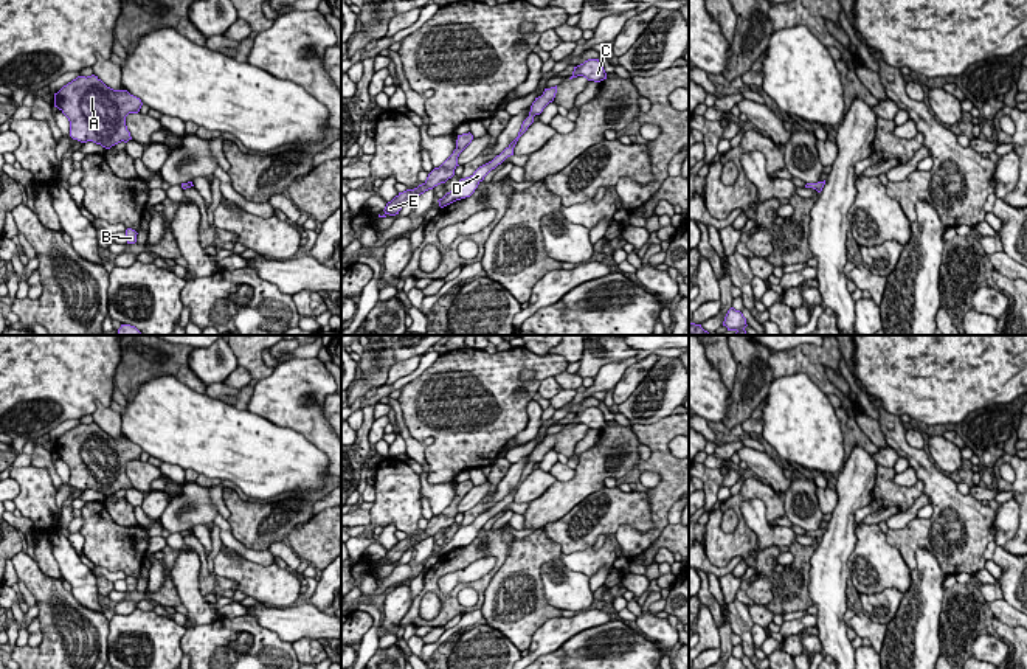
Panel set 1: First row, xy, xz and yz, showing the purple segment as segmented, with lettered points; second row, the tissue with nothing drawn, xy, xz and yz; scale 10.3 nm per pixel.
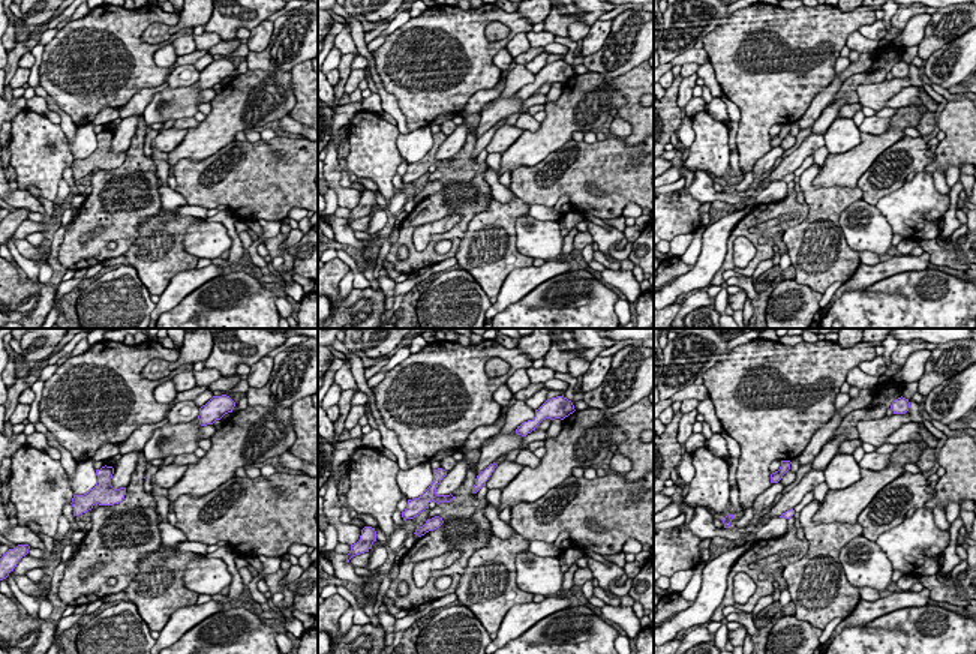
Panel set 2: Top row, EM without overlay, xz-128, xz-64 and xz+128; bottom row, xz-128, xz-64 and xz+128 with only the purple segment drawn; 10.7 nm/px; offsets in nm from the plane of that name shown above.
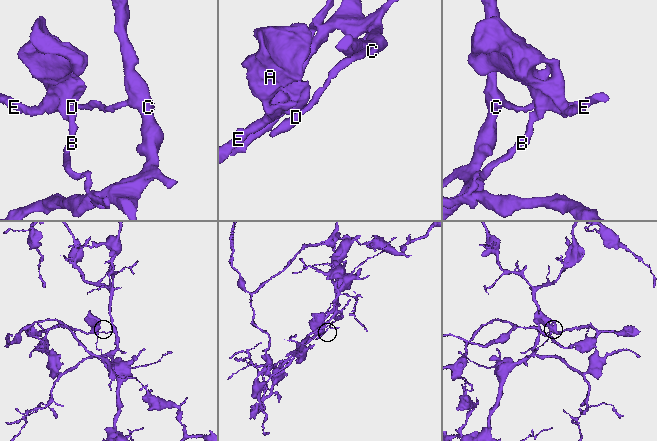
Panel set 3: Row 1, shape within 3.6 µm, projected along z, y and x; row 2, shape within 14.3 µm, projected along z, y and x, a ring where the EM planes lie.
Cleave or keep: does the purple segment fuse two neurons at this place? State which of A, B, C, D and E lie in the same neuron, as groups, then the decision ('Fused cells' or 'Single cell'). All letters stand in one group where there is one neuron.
Groups: A B D E / C. Fused cells

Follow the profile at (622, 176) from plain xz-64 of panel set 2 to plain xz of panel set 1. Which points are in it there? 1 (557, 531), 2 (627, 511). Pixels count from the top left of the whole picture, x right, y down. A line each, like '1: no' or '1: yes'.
1: yes
2: yes

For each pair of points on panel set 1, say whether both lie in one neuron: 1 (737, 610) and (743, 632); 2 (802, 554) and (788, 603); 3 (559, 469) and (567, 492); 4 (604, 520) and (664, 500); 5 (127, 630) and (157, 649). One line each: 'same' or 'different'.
1: same
2: same
3: different
4: different
5: same

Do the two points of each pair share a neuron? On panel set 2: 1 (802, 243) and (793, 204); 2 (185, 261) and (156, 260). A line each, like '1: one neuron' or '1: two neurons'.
1: two neurons
2: one neuron

